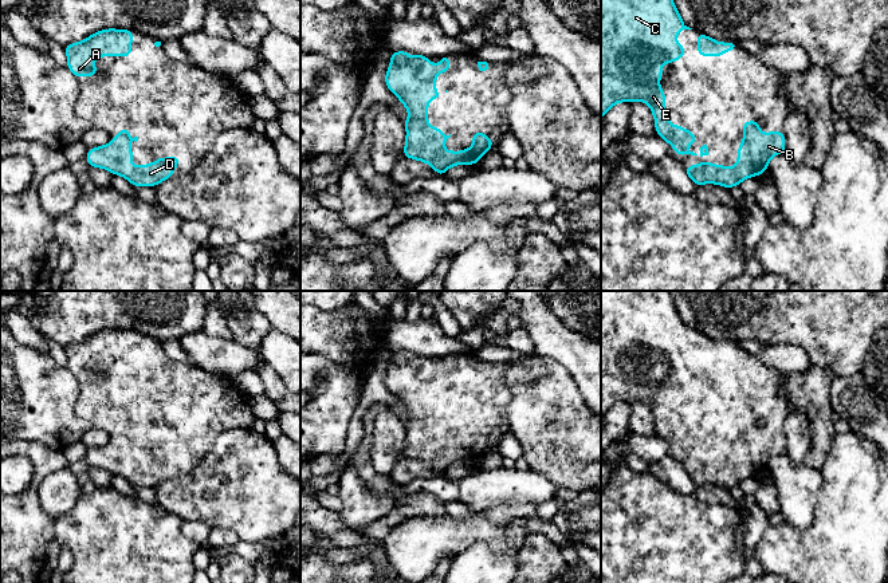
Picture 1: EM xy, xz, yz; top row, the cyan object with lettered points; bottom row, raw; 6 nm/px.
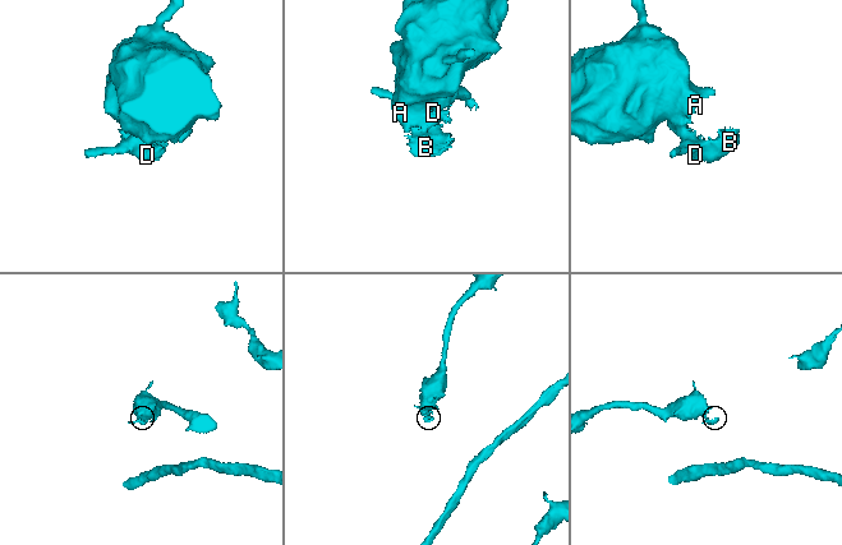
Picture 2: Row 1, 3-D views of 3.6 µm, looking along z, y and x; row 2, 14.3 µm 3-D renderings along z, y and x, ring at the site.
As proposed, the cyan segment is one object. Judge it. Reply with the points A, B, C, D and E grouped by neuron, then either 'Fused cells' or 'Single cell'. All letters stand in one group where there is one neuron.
Groups: A B C D E. Single cell

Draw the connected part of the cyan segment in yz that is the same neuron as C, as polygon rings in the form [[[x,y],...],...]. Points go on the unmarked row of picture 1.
[[[601,291],[601,419],[617,402],[645,402],[655,418],[656,434],[672,445],[679,457],[698,456],[687,449],[698,437],[672,426],[665,418],[665,394],[659,382],[663,363],[677,362],[685,350],[676,340],[681,330],[692,330],[681,320],[671,291]]]

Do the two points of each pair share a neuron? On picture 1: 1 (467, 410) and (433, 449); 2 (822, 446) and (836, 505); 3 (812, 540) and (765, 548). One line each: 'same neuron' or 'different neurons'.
1: same neuron
2: different neurons
3: same neuron

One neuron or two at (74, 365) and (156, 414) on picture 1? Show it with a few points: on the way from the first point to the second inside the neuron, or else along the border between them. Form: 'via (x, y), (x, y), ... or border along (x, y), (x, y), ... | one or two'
via (94, 363), (106, 365), (136, 394) | one

